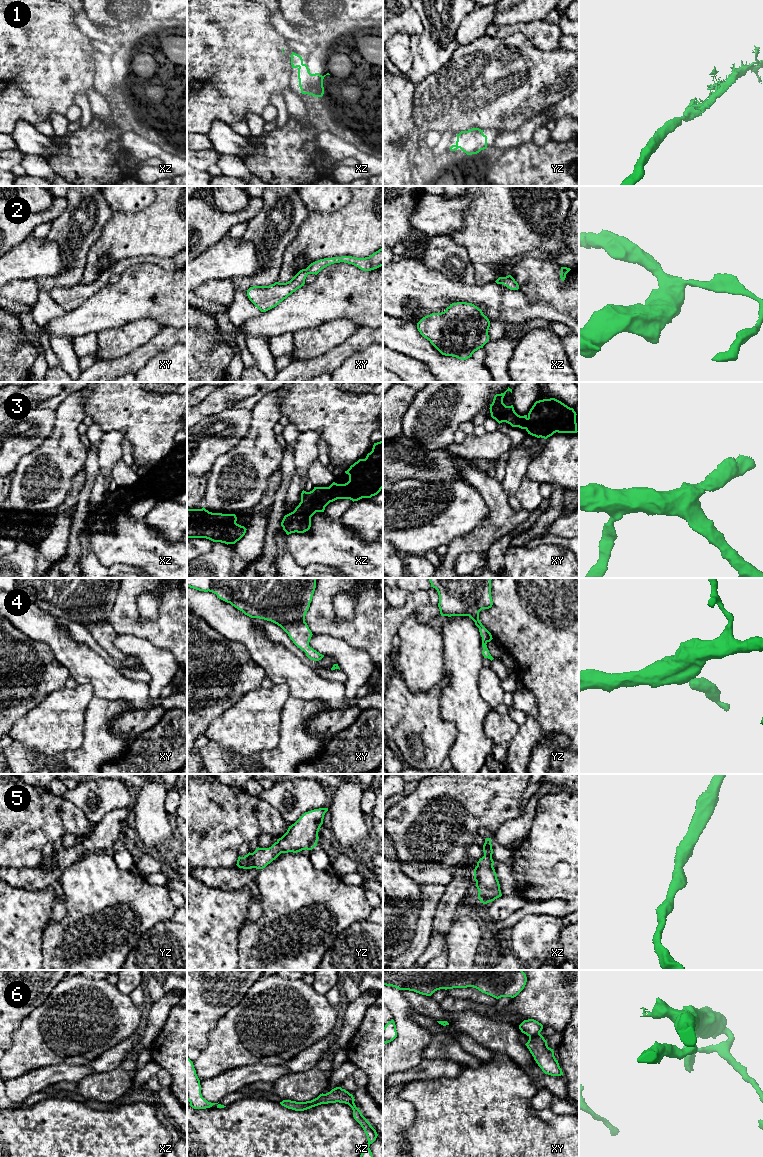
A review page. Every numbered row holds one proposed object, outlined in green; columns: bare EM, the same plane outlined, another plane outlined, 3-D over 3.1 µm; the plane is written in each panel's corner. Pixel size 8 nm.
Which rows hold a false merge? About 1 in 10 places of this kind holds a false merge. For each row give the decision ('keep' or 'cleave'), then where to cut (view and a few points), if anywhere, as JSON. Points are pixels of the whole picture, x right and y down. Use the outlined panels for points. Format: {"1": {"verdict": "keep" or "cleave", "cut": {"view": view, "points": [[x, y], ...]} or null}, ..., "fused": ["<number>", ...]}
{"1": {"verdict": "keep", "cut": null}, "2": {"verdict": "keep", "cut": null}, "3": {"verdict": "keep", "cut": null}, "4": {"verdict": "keep", "cut": null}, "5": {"verdict": "keep", "cut": null}, "6": {"verdict": "cleave", "cut": {"view": "xy", "points": [[539, 1032], [529, 1036]]}}, "fused": ["6"]}

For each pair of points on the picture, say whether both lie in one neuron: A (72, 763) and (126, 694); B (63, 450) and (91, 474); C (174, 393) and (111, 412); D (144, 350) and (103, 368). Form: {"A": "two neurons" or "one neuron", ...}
{"A": "two neurons", "B": "two neurons", "C": "one neuron", "D": "one neuron"}

